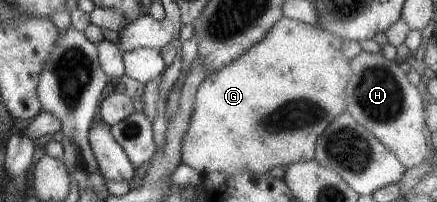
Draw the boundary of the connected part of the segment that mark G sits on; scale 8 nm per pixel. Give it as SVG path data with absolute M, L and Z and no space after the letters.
M283 16L279 17L259 42L247 48L245 52L236 56L230 63L224 64L221 68L205 75L201 84L197 87L189 124L180 142L180 162L186 164L189 168L193 168L193 170L197 170L198 174L204 177L213 174L213 172L234 175L241 171L251 171L257 174L265 174L273 166L286 167L291 163L313 159L317 137L336 116L339 116L346 110L345 87L348 76L351 74L351 69L349 59L341 51L342 41L340 36L327 32L317 25L305 24Z

